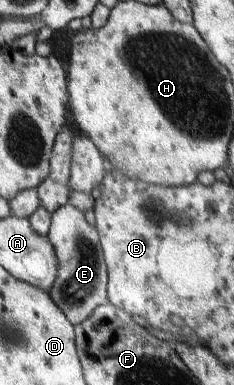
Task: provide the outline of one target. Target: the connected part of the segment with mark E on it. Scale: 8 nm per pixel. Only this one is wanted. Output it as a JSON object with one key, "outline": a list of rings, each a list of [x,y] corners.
{"outline":[[[66,204],[53,212],[48,238],[52,242],[52,246],[56,248],[56,254],[58,254],[58,278],[49,292],[56,304],[63,309],[68,320],[72,321],[72,324],[82,324],[84,320],[88,320],[96,312],[96,308],[110,302],[109,270],[98,229],[86,220],[86,214],[82,210],[78,210],[72,204]]]}

